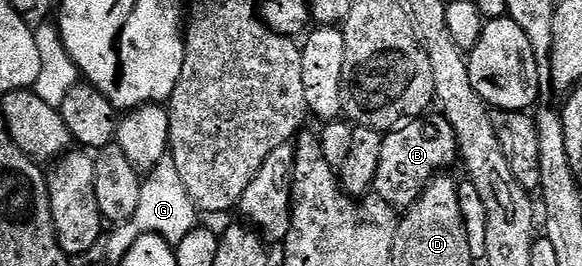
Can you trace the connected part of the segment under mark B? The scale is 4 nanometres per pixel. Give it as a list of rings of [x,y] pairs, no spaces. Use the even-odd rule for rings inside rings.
[[[412,119],[383,136],[373,192],[391,208],[410,208],[436,176],[447,170],[451,163],[456,163],[459,147],[447,120],[427,119]]]

